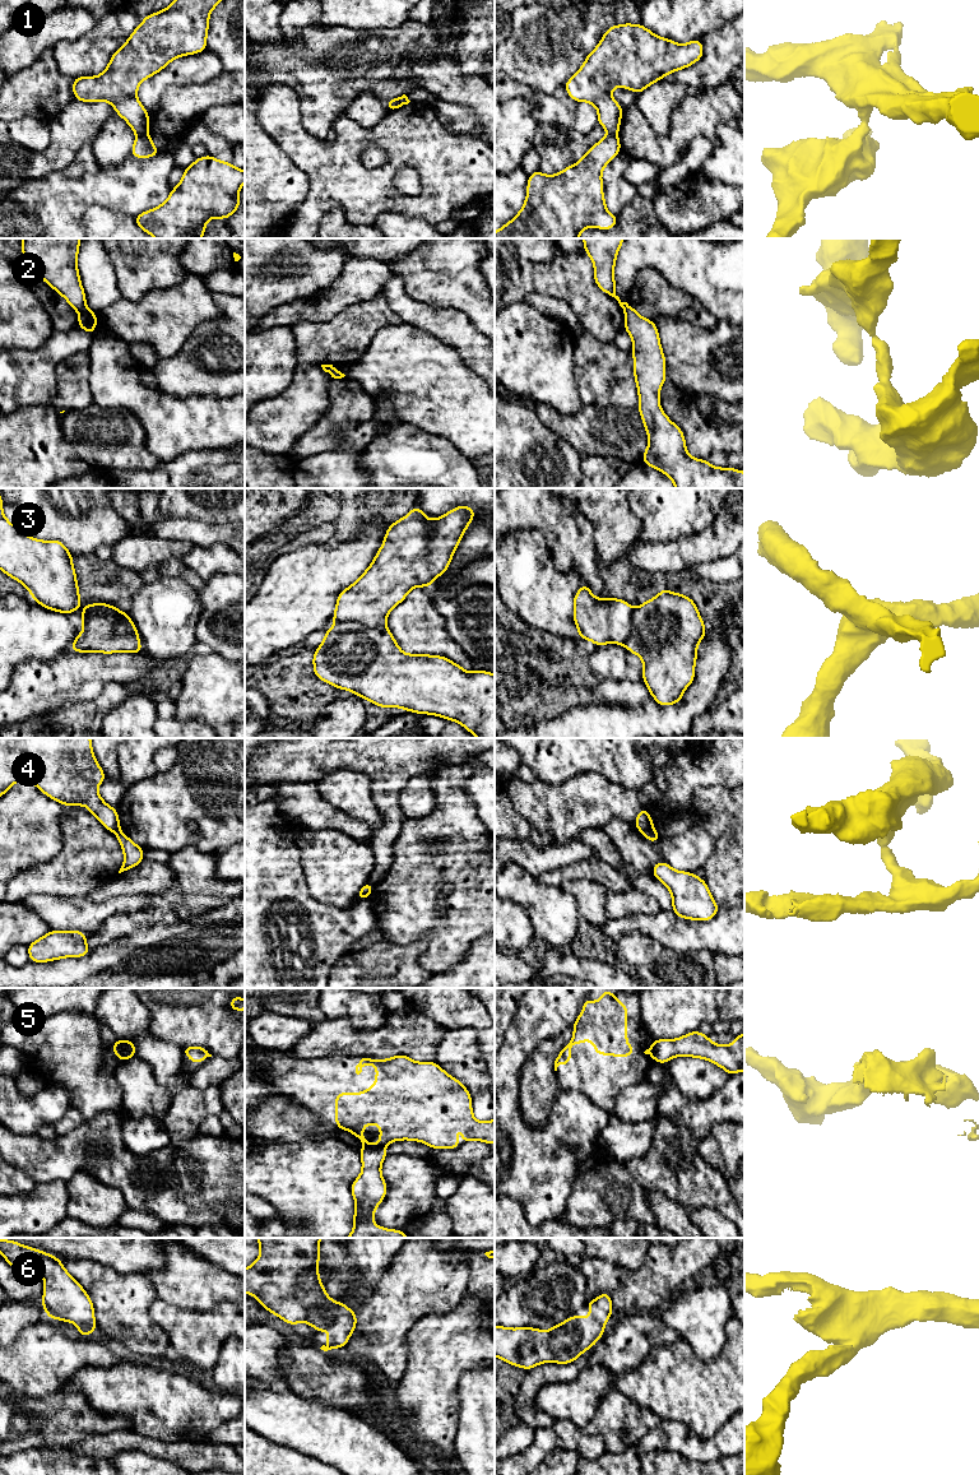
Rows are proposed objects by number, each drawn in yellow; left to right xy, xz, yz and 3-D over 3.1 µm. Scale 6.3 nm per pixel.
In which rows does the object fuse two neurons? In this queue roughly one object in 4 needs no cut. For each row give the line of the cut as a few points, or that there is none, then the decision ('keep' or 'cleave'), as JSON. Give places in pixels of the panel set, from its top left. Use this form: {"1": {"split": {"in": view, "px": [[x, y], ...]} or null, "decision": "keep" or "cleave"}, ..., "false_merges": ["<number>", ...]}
{"1": {"split": {"in": "xy", "px": [[145, 133], [137, 135]]}, "decision": "cleave"}, "2": {"split": {"in": "xy", "px": [[86, 307], [79, 312]]}, "decision": "cleave"}, "3": {"split": {"in": "xy", "px": [[84, 624], [94, 616], [111, 616], [117, 632], [134, 629]]}, "decision": "cleave"}, "4": {"split": {"in": "yz", "px": [[653, 829], [644, 833]]}, "decision": "cleave"}, "5": {"split": {"in": "xz", "px": [[365, 1146], [384, 1148]]}, "decision": "cleave"}, "6": {"split": null, "decision": "keep"}, "false_merges": ["1", "2", "3", "4", "5"]}

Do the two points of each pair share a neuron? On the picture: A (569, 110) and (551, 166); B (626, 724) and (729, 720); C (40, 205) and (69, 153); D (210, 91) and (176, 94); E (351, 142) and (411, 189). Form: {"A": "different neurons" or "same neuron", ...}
{"A": "different neurons", "B": "different neurons", "C": "different neurons", "D": "same neuron", "E": "different neurons"}

